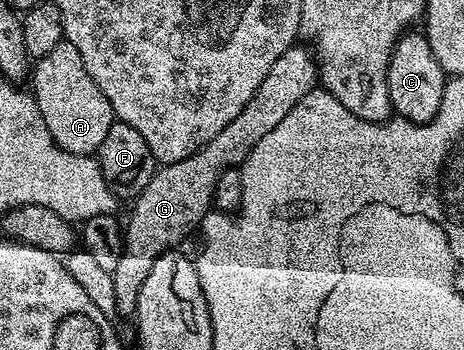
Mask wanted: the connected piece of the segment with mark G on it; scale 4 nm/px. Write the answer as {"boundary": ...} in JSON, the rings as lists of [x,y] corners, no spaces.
{"boundary":[[[292,46],[289,50],[285,50],[285,54],[281,54],[281,58],[277,58],[277,62],[273,62],[269,74],[265,74],[265,82],[261,82],[261,86],[257,86],[257,94],[253,94],[253,98],[249,98],[245,110],[241,110],[241,114],[237,114],[237,118],[233,118],[233,122],[229,122],[229,126],[225,126],[225,130],[221,130],[221,134],[217,134],[204,148],[199,148],[193,154],[189,154],[189,158],[185,158],[181,162],[162,165],[153,174],[149,186],[145,186],[145,190],[141,190],[141,194],[135,197],[130,205],[130,208],[132,207],[131,217],[125,220],[121,262],[117,262],[117,270],[110,272],[115,295],[115,311],[120,317],[122,315],[127,318],[134,317],[137,294],[141,294],[141,285],[149,276],[149,270],[155,259],[161,254],[172,251],[178,245],[175,243],[182,236],[189,235],[194,228],[196,231],[202,225],[203,217],[212,211],[215,187],[221,174],[225,174],[225,170],[230,168],[239,168],[247,159],[248,154],[253,152],[257,145],[262,144],[264,138],[270,136],[271,131],[278,128],[281,121],[286,120],[287,115],[295,111],[298,104],[303,103],[303,99],[316,91],[319,84],[317,61],[308,49],[306,52],[305,49],[299,47]]]}

